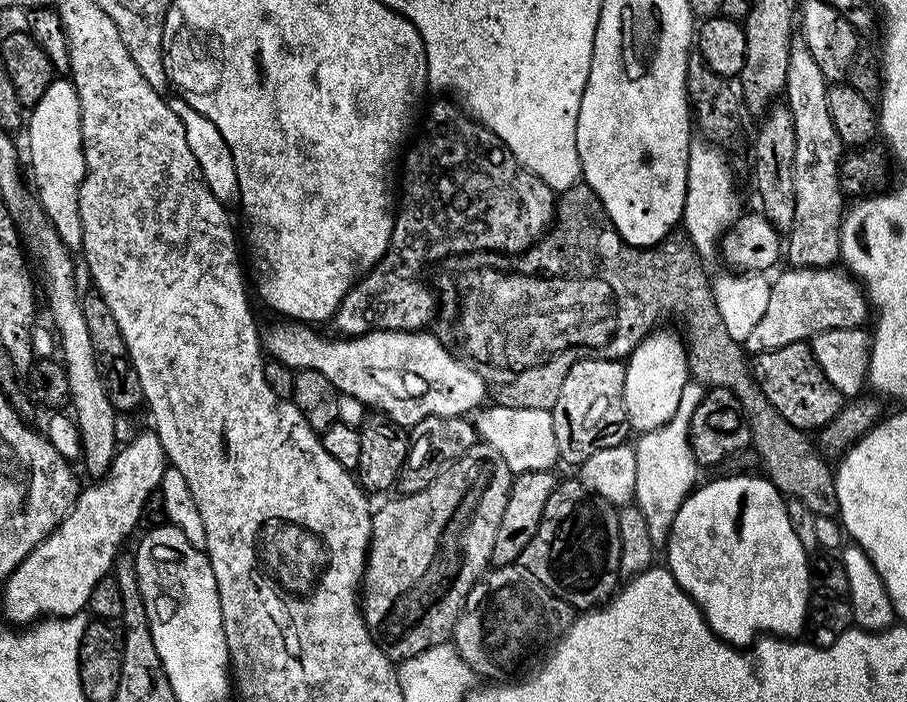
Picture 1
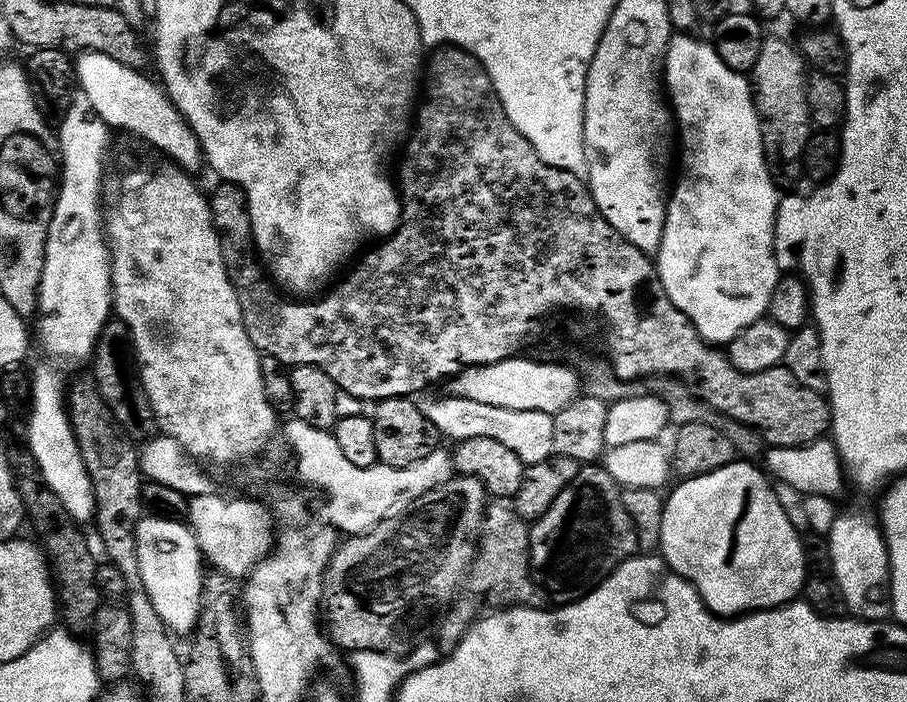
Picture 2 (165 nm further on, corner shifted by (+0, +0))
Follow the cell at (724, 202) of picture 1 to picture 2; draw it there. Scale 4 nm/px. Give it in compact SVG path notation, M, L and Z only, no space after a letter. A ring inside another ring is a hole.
M692 34L673 35L672 39L668 41L668 52L664 56L662 80L666 85L666 96L670 101L675 123L678 125L678 144L679 147L680 144L684 147L684 153L681 156L679 153L678 156L681 180L677 184L675 181L668 196L664 229L660 246L654 253L654 263L670 302L674 302L674 306L678 306L678 310L682 310L682 314L686 314L686 318L690 318L690 322L696 327L703 340L707 340L713 346L724 346L729 340L734 339L743 328L750 326L755 320L761 319L767 313L770 294L774 294L774 286L782 275L781 268L776 265L776 255L774 254L774 222L776 221L778 203L778 185L773 182L766 166L766 158L762 150L760 119L756 113L756 103L752 100L749 77L743 72L730 70L730 66L726 66L726 62L722 62L722 58L718 58L715 47L709 41L707 44L704 40L695 40L696 38Z

